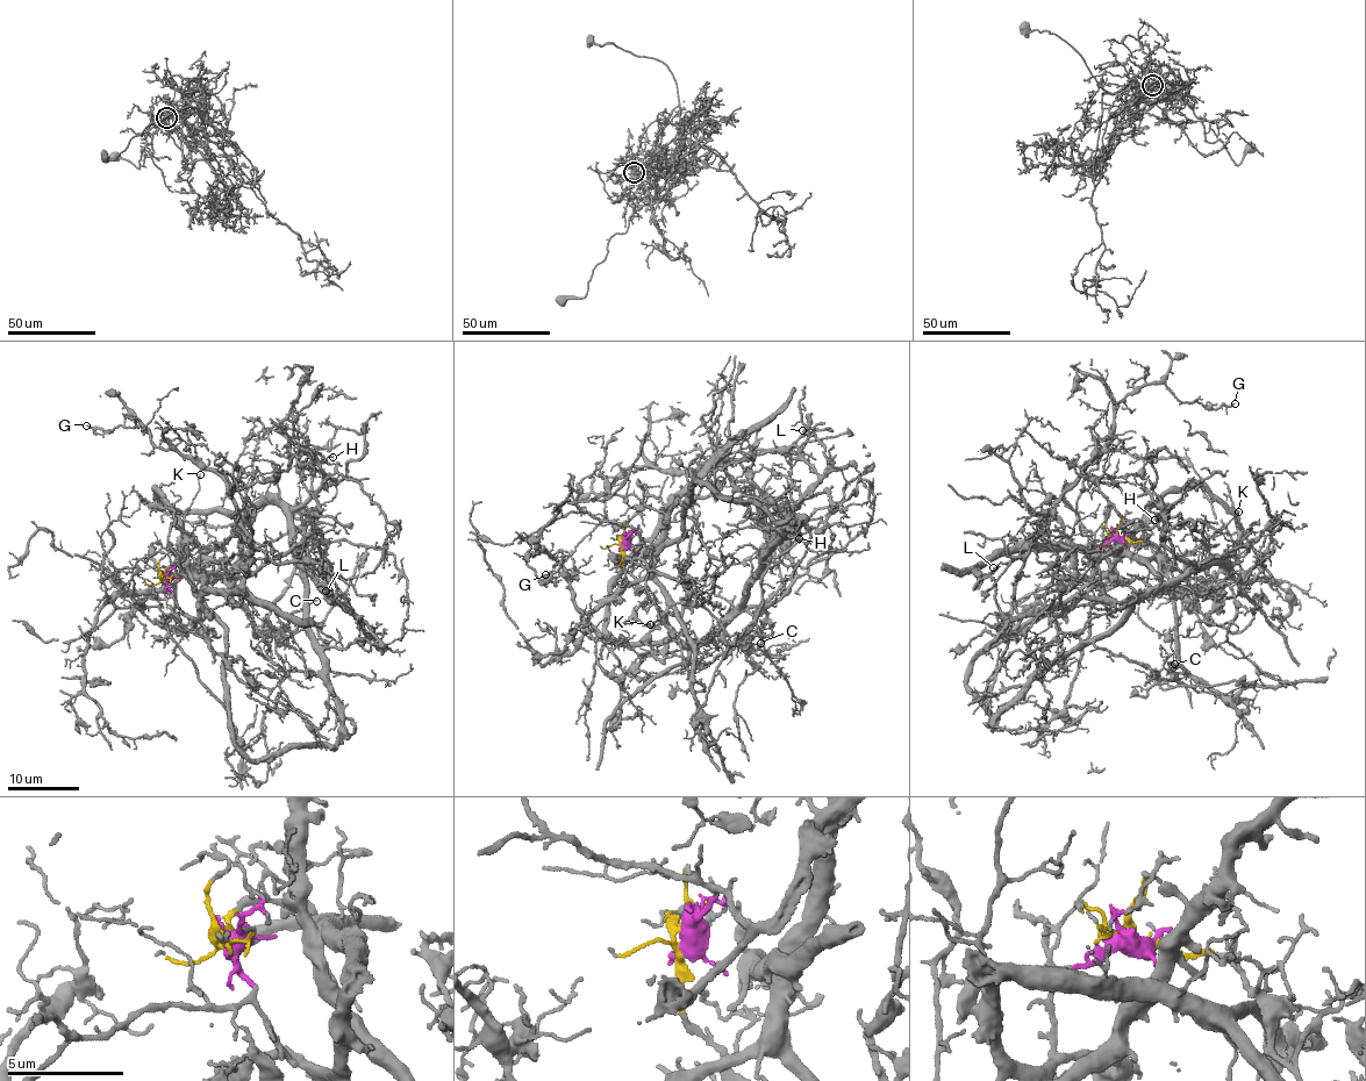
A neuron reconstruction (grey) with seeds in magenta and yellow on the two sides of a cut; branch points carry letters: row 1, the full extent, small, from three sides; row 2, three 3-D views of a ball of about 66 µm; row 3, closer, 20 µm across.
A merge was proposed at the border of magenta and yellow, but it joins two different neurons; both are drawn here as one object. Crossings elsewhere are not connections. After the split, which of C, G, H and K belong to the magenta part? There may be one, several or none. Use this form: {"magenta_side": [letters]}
{"magenta_side": ["C", "G"]}

